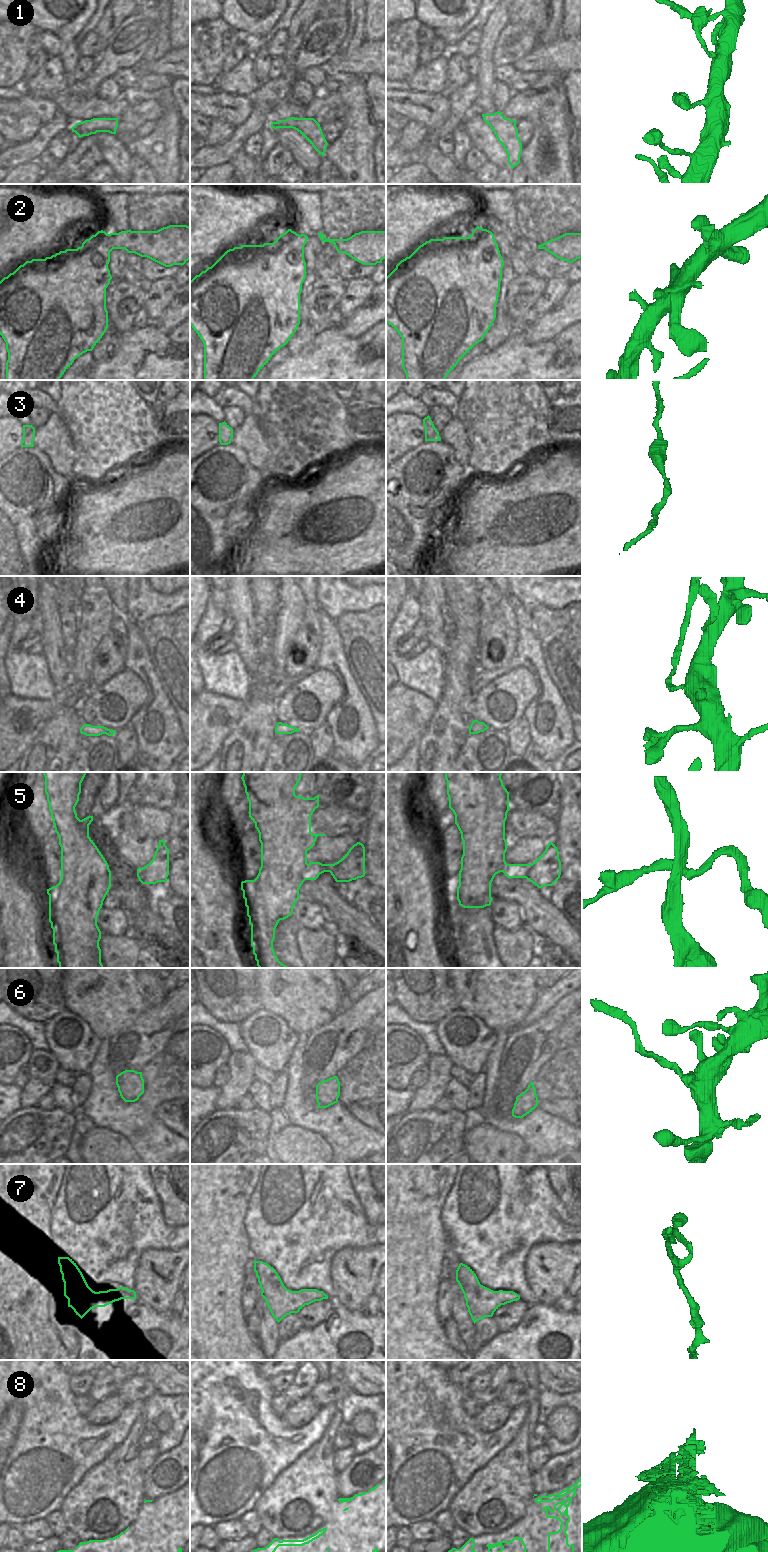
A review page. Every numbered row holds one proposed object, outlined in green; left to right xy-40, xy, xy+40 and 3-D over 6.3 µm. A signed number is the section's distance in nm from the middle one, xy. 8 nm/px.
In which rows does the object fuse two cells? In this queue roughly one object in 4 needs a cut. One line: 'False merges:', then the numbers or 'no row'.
False merges: 4, 5, 6

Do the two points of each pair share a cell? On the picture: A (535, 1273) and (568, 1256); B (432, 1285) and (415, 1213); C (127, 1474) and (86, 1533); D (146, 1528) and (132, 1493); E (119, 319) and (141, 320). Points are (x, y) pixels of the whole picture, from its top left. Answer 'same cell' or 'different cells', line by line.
A: same cell
B: same cell
C: same cell
D: different cells
E: different cells

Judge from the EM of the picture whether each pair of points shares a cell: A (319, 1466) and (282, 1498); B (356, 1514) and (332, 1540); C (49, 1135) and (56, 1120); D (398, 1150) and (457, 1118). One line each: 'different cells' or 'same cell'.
A: same cell
B: same cell
C: same cell
D: same cell

